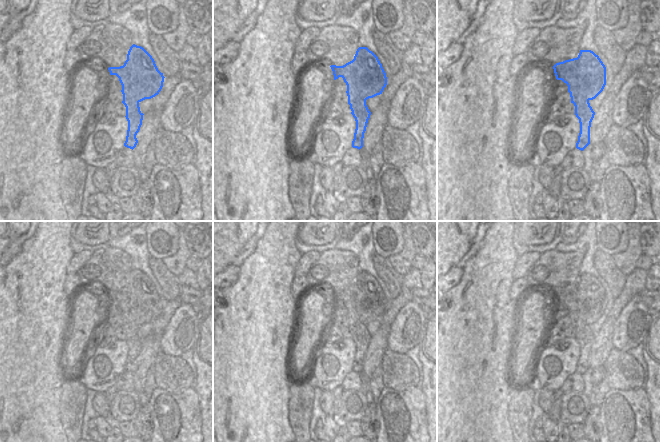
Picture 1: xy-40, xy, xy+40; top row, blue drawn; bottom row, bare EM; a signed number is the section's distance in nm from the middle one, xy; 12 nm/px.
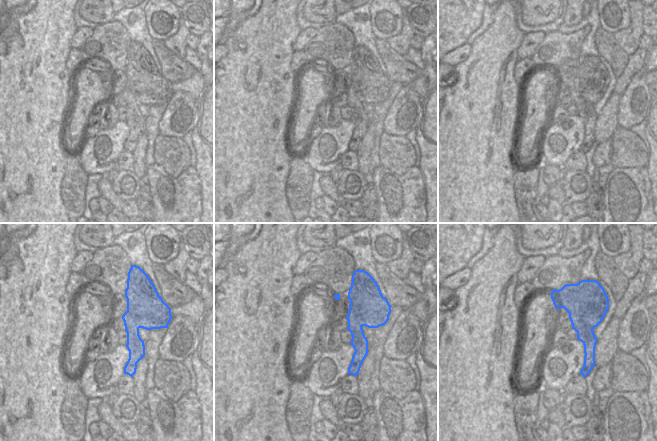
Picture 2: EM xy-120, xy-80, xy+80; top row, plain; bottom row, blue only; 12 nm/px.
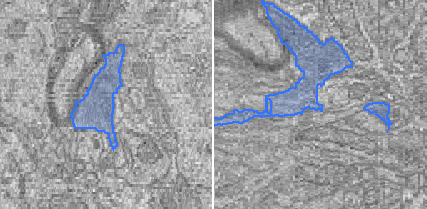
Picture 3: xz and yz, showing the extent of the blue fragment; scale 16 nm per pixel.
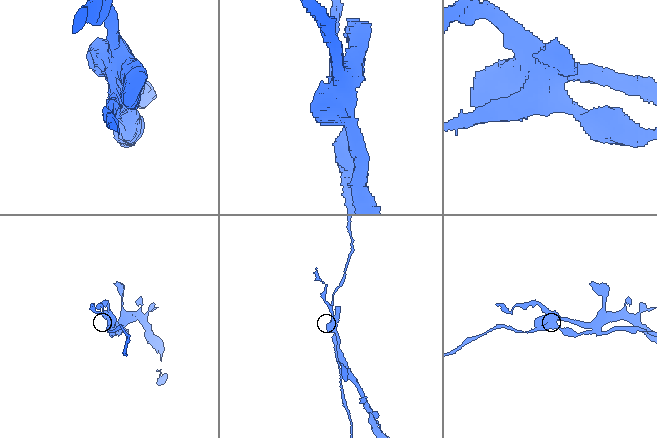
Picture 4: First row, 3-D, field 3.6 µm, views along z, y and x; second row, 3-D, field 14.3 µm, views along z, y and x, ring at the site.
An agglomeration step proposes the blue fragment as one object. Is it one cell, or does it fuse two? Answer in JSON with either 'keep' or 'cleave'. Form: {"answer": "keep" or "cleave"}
{"answer": "cleave"}

